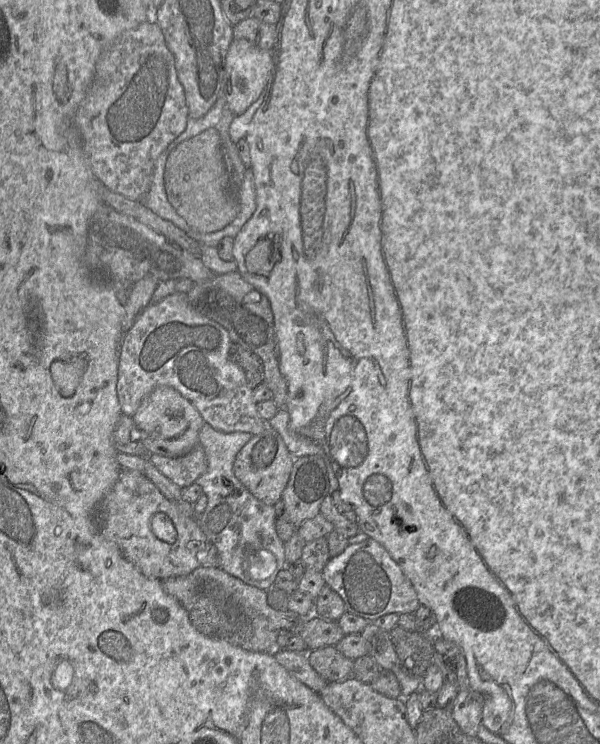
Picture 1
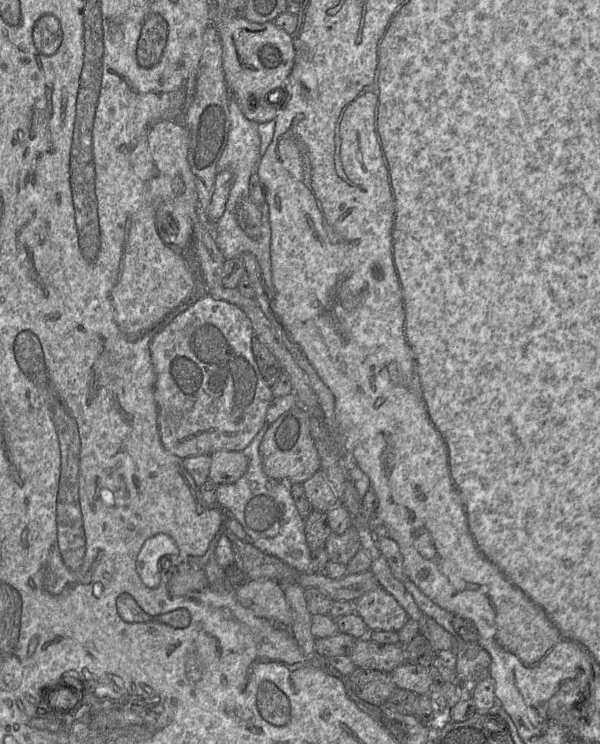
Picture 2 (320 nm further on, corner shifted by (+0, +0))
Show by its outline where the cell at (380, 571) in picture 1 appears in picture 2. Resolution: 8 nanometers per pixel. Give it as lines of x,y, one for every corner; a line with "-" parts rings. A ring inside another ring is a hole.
381,586
363,594
353,603
355,612
369,630
397,632
408,620
404,608

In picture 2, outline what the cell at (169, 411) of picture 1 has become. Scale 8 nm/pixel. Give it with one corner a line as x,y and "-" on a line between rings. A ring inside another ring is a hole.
216,451
210,455
209,480
215,485
232,484
247,471
248,459
242,451

